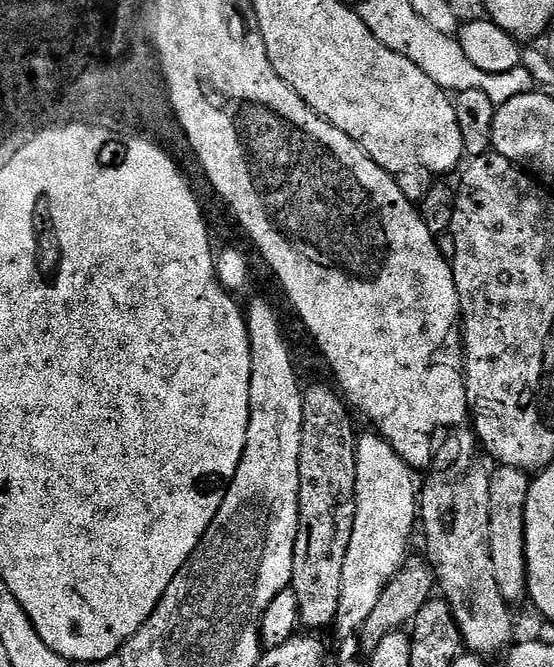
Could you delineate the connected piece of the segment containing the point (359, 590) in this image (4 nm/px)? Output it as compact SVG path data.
M377 434L361 435L356 446L357 488L354 491L355 512L352 515L352 533L346 558L342 562L342 582L340 601L336 610L334 629L342 639L348 640L357 635L382 597L384 587L405 563L404 551L408 548L408 535L416 524L416 484L407 480L409 469L401 463L398 454L387 441Z

